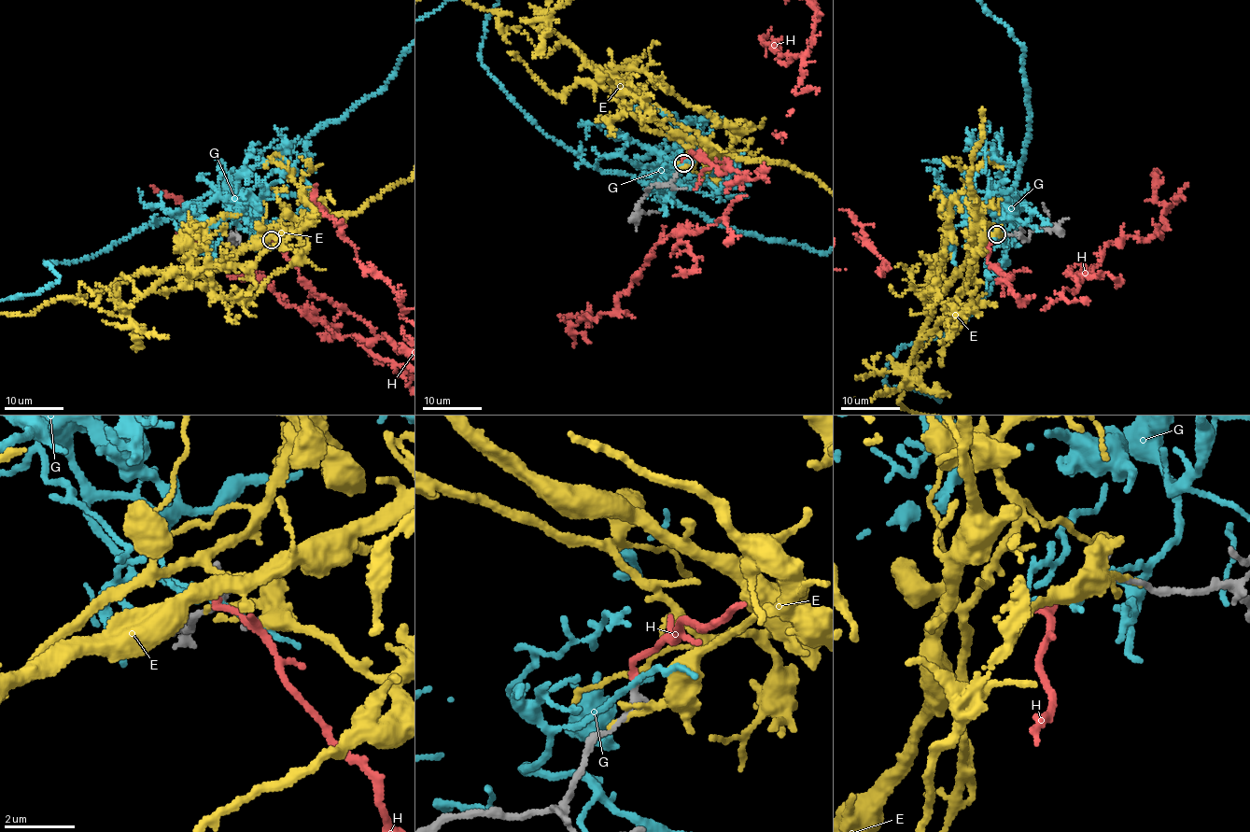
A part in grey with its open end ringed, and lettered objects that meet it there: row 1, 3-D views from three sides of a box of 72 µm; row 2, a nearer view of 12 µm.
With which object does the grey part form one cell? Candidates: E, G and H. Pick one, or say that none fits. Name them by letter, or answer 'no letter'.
H

